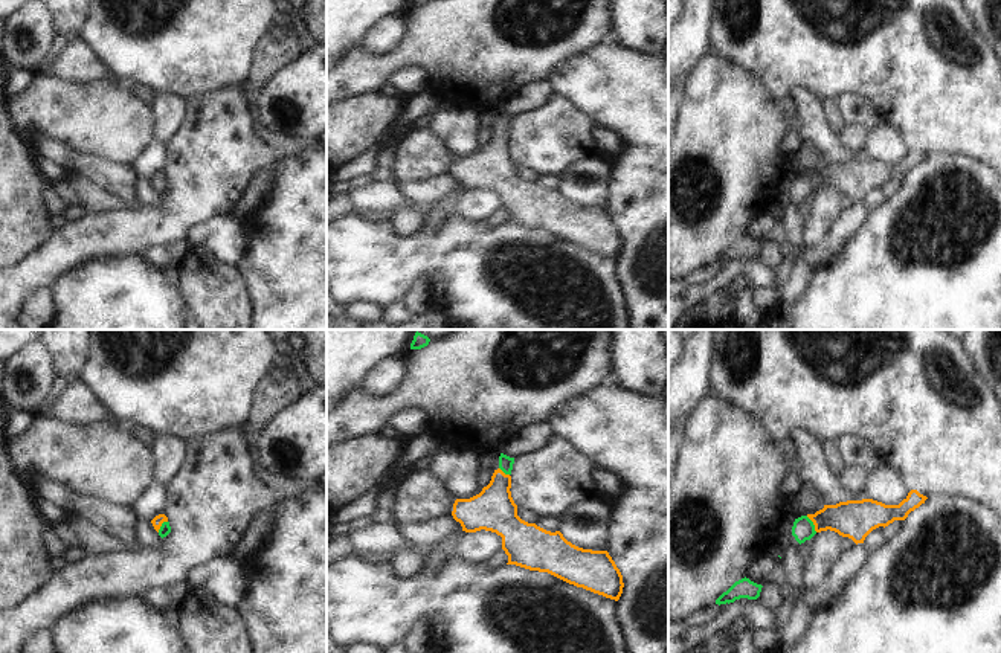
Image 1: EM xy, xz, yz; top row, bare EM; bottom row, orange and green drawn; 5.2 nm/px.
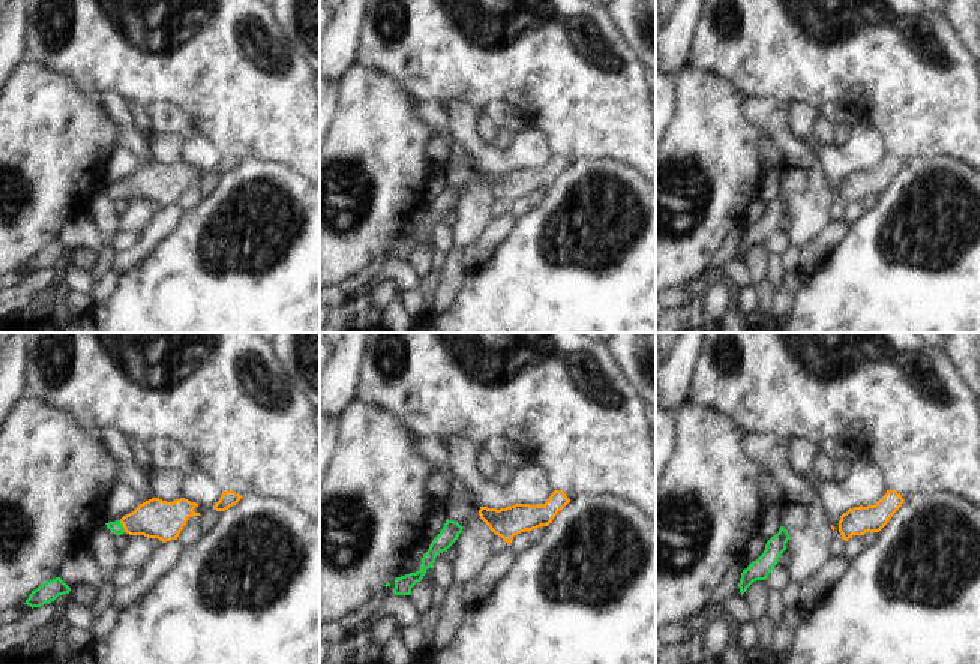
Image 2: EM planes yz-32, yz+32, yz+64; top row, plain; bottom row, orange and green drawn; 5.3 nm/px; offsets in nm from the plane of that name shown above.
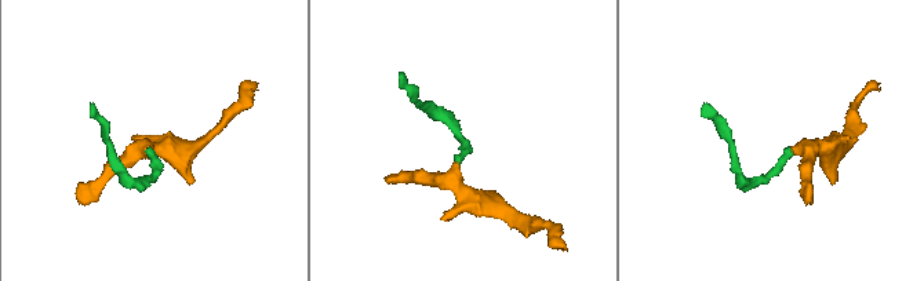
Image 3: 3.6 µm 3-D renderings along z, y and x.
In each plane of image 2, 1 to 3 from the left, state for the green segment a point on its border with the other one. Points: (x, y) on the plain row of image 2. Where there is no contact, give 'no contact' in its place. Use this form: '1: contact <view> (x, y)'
1: contact yz-32 (122, 189)
2: no contact
3: no contact

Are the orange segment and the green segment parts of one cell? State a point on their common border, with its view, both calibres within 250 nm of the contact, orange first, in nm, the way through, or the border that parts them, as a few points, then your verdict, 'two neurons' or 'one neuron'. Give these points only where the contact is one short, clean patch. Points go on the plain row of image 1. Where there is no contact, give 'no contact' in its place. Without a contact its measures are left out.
yz (814, 182) | 200/120 nm | across yz (855, 177), (823, 177), (814, 182), (803, 186) | one neuron

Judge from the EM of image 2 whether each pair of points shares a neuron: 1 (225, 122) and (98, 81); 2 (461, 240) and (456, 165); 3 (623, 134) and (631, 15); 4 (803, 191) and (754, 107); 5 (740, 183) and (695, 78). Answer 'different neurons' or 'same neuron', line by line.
1: same neuron
2: same neuron
3: different neurons
4: same neuron
5: same neuron

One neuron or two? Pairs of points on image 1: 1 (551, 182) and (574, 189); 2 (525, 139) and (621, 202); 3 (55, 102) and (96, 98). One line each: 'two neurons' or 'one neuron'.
1: two neurons
2: two neurons
3: one neuron

